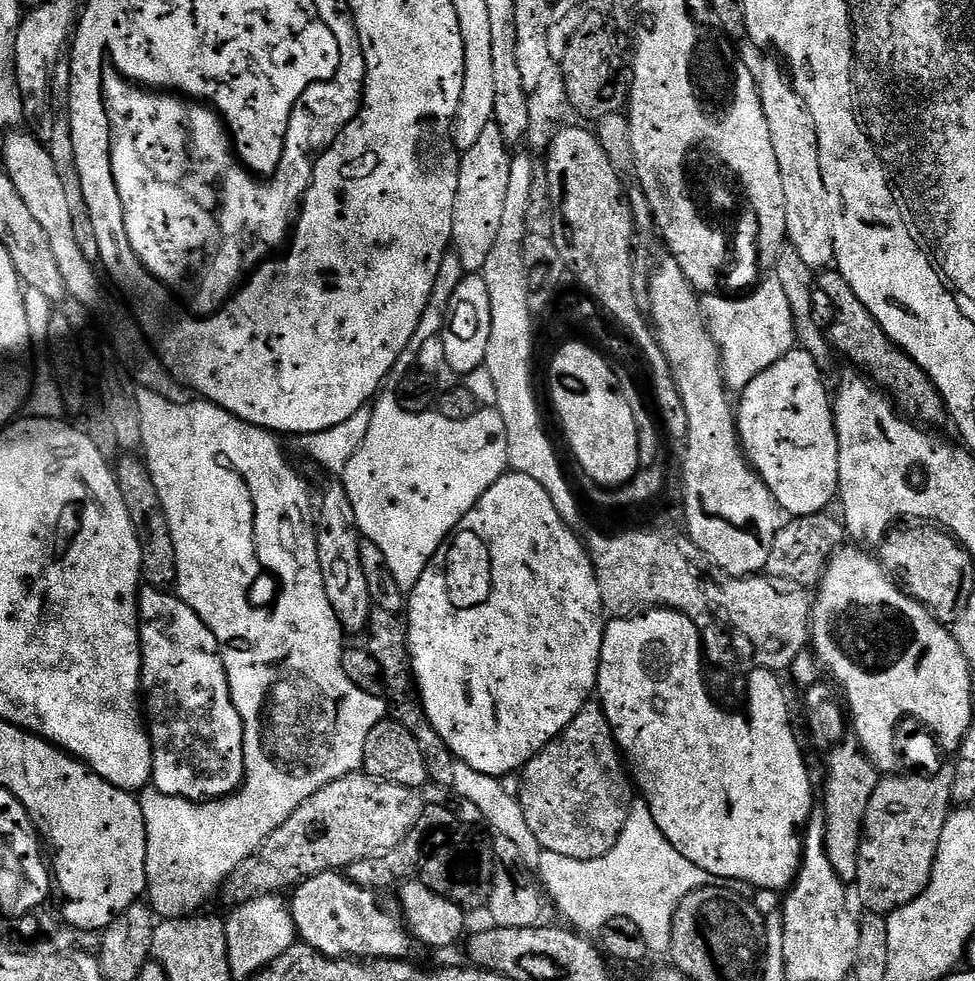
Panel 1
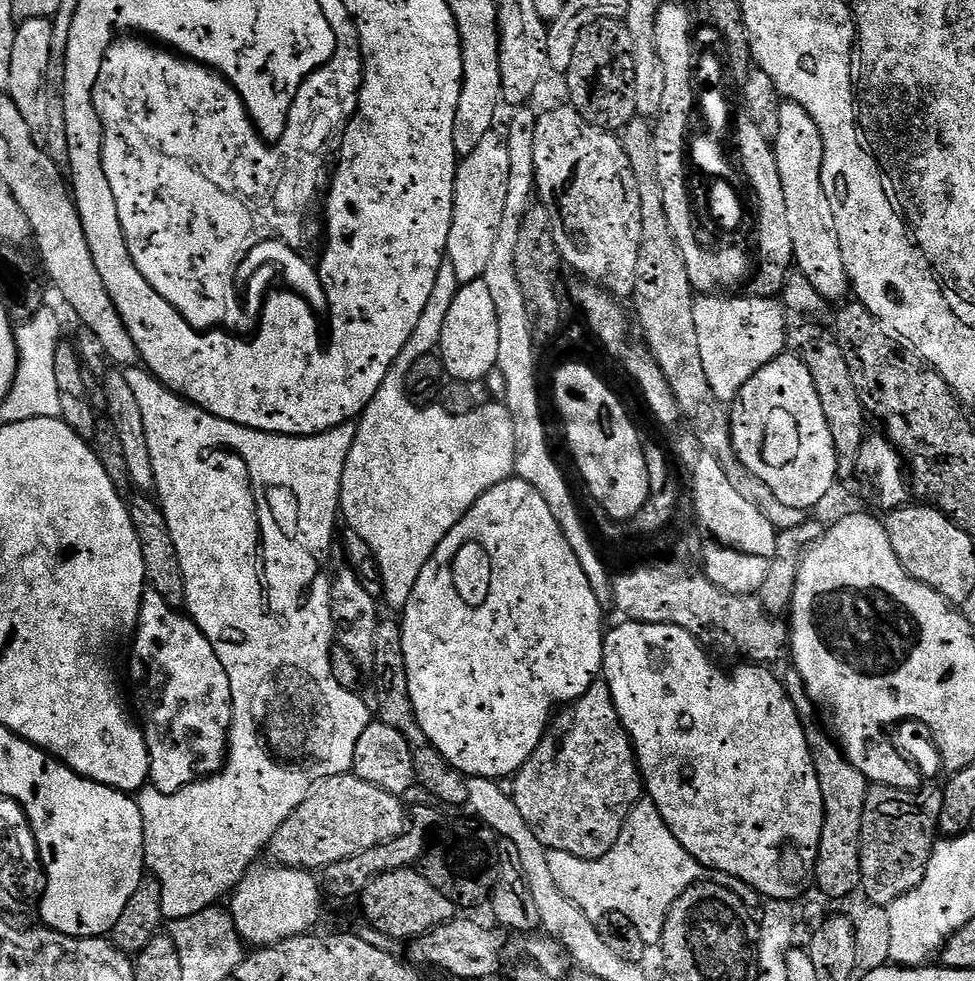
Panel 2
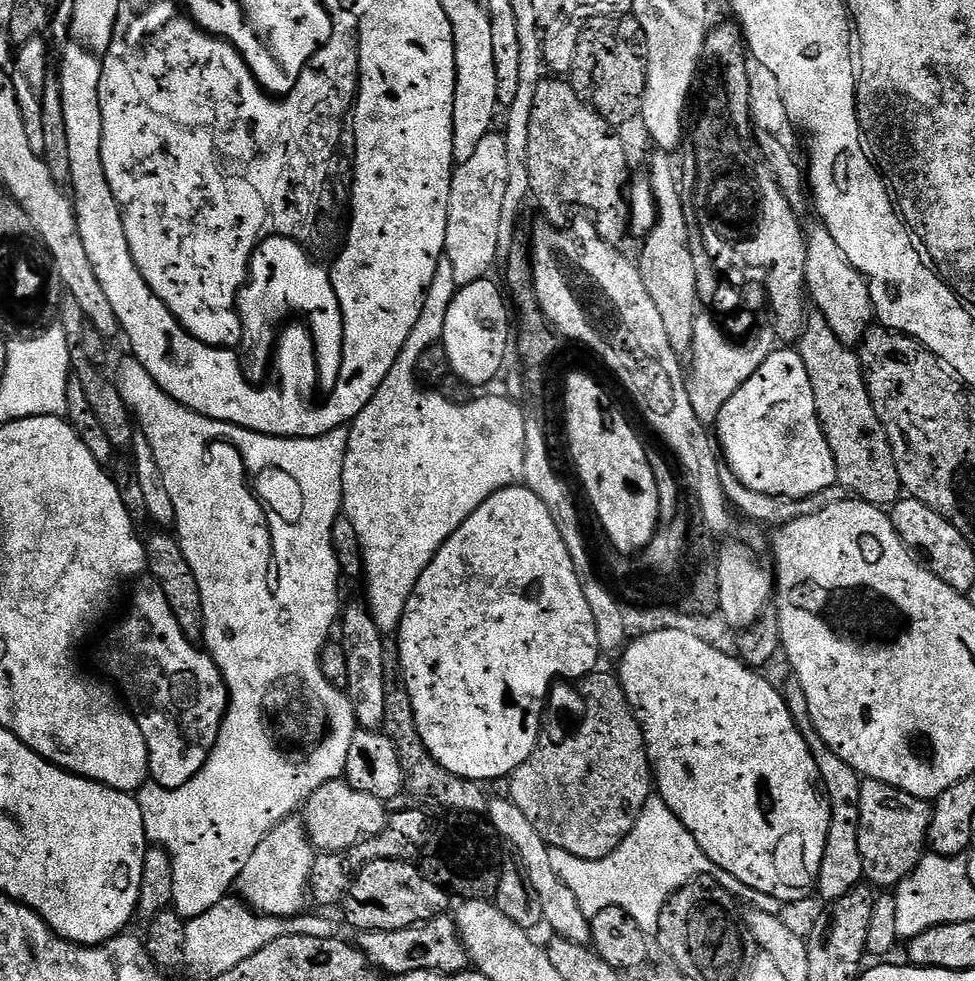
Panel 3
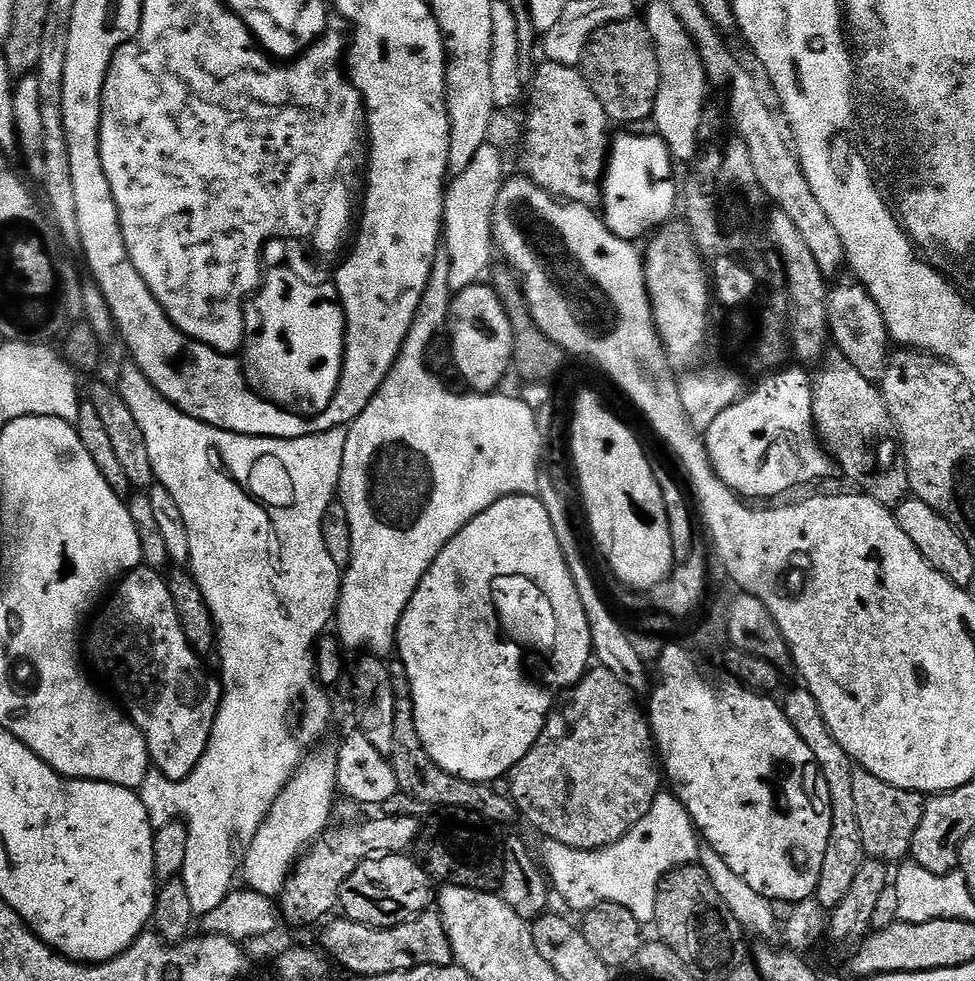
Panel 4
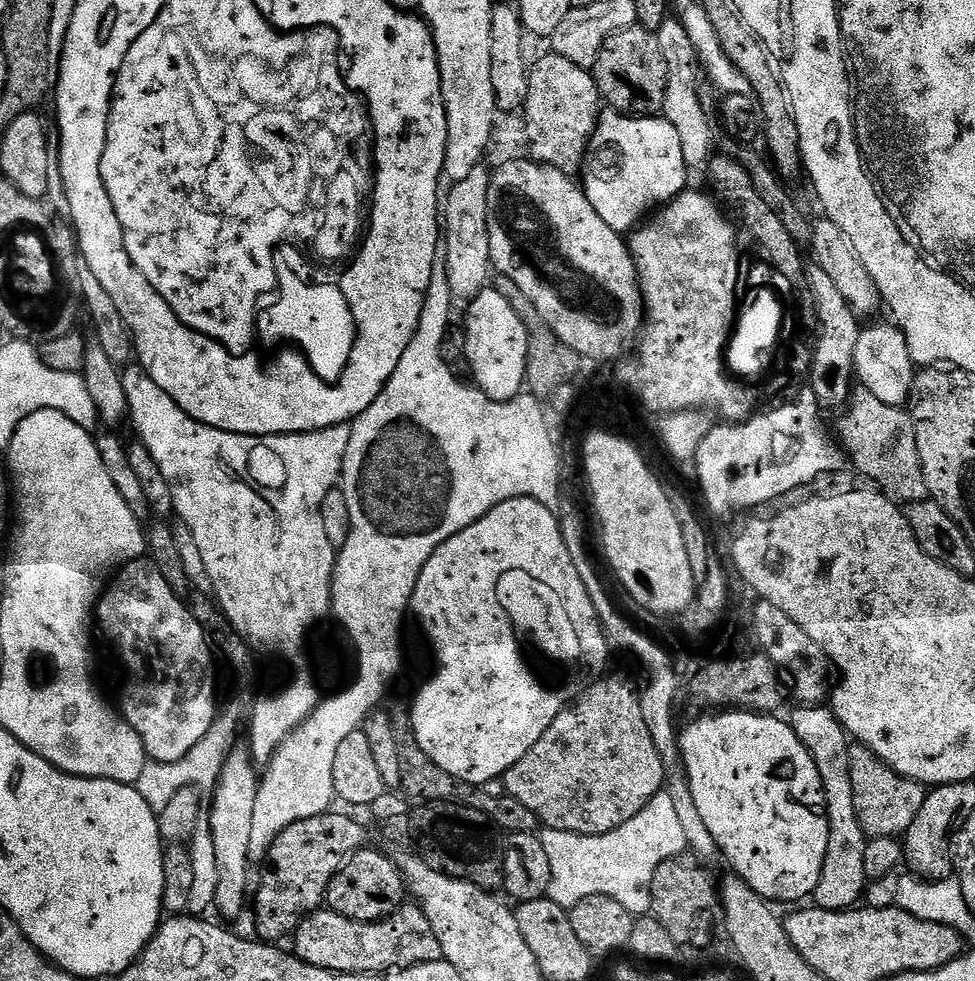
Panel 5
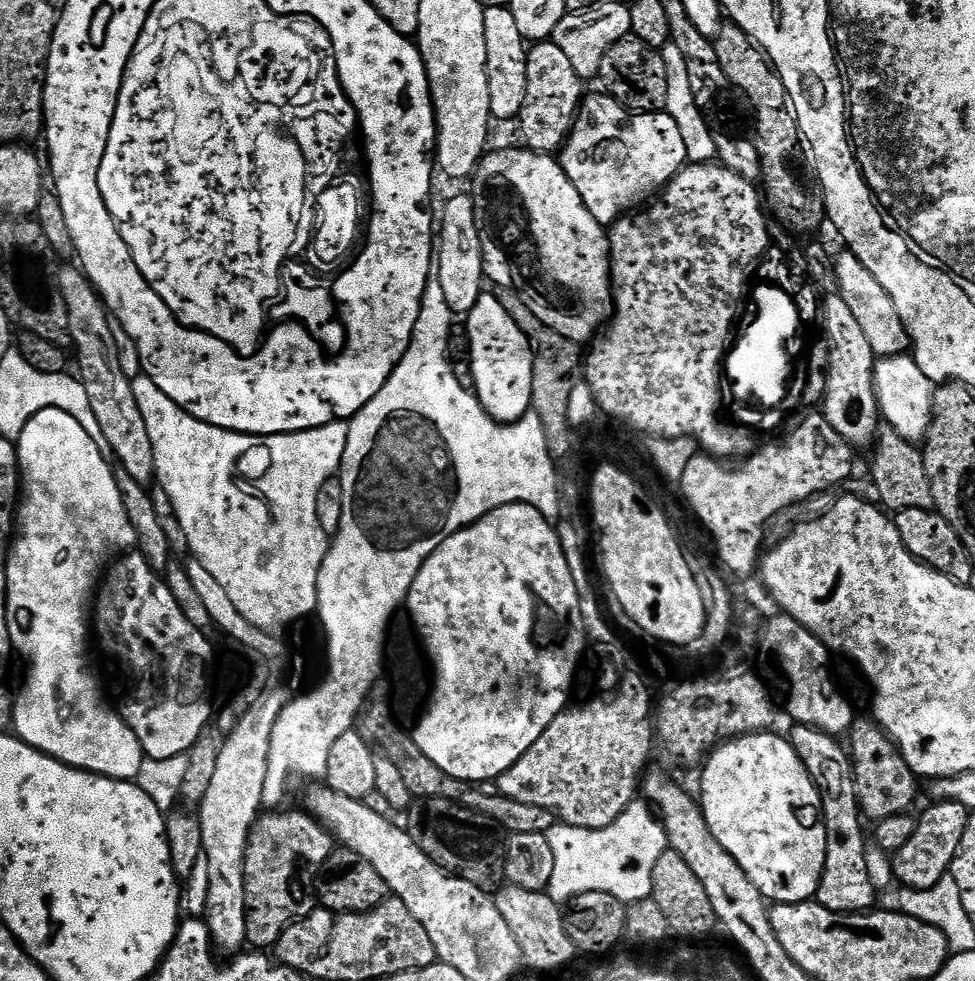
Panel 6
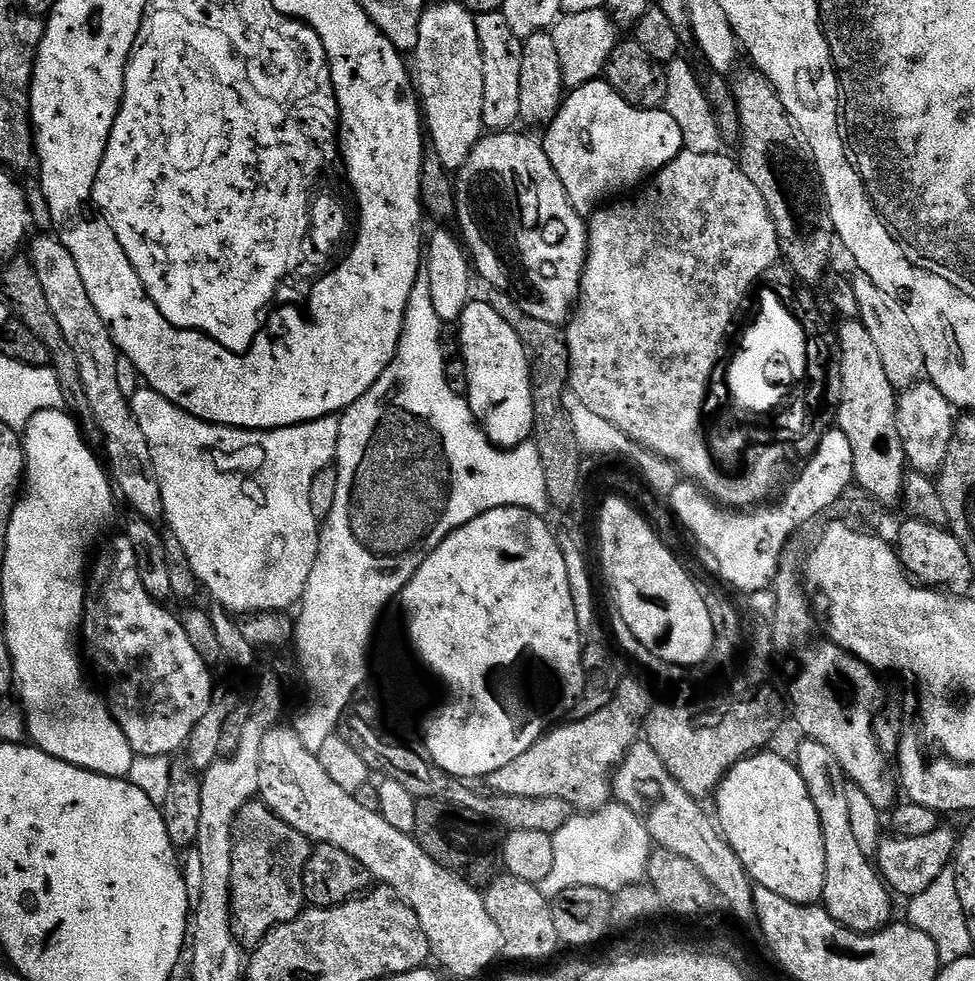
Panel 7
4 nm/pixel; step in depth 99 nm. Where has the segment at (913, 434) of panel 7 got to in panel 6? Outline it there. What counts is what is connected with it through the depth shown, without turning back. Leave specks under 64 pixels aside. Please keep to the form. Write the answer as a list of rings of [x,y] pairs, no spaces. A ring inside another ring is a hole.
[[[908,354],[877,359],[872,377],[876,383],[876,401],[883,423],[907,441],[923,443],[930,430],[937,385],[930,378],[926,378],[926,374],[922,374],[915,359]]]

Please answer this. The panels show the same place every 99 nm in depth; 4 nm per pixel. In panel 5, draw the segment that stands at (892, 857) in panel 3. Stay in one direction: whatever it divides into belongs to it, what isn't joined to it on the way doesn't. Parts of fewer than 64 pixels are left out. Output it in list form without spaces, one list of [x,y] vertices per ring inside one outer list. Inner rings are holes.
[[[849,743],[850,750],[850,786],[854,786],[854,810],[862,826],[865,837],[886,838],[903,837],[910,830],[910,822],[922,810],[926,795],[925,785],[916,780],[898,774],[874,750],[864,744]]]

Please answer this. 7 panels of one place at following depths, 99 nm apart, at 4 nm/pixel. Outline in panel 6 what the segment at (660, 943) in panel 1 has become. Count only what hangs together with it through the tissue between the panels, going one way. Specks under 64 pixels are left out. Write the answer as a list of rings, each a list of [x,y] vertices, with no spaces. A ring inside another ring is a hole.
[[[640,798],[633,800],[628,809],[605,828],[590,830],[556,822],[546,835],[550,842],[550,851],[554,854],[554,874],[550,874],[546,891],[548,897],[561,906],[567,905],[568,901],[578,894],[591,892],[610,894],[626,906],[649,899],[652,895],[654,865],[658,863],[658,858],[662,858],[664,852],[669,851],[668,835],[659,815]]]

